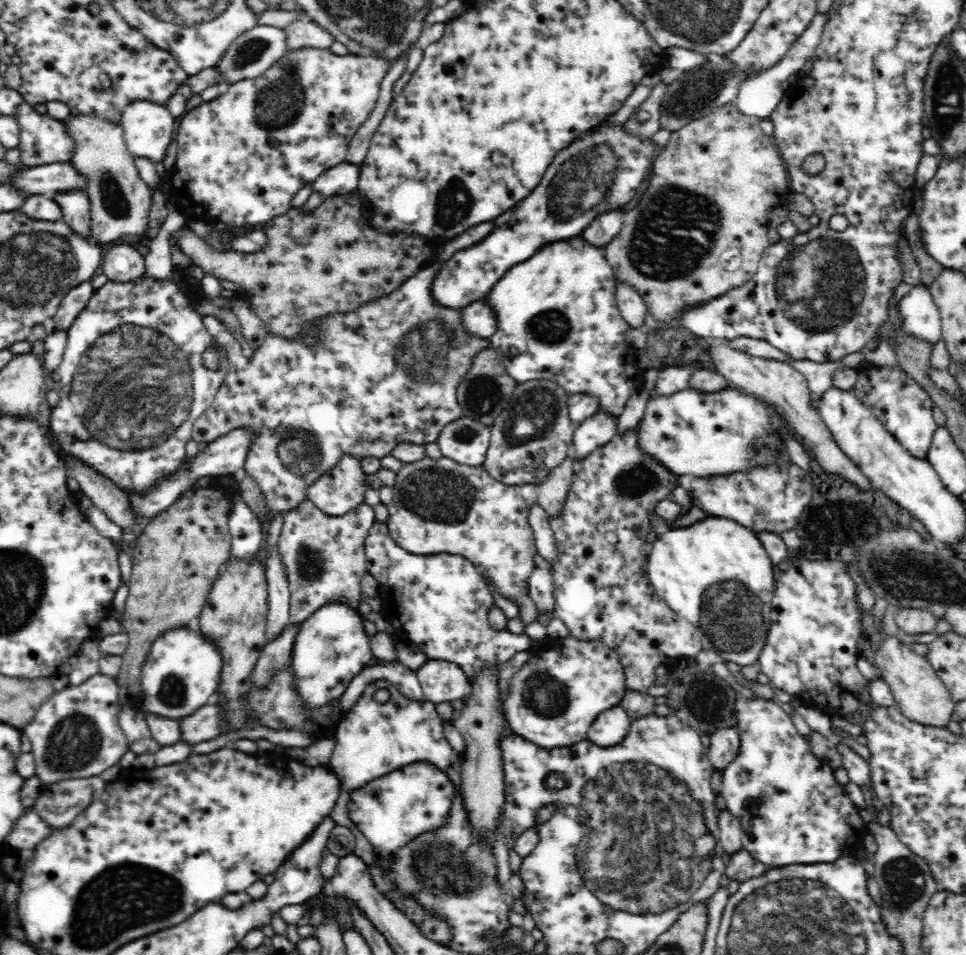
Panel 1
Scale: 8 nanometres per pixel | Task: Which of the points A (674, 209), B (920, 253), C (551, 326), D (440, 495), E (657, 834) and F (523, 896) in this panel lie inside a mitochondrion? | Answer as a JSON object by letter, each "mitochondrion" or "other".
{"A":"mitochondrion","B":"other","C":"mitochondrion","D":"mitochondrion","E":"mitochondrion","F":"other"}

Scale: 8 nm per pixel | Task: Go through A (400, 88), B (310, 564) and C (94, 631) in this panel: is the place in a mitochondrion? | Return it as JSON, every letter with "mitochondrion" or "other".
{"A":"other","B":"mitochondrion","C":"other"}

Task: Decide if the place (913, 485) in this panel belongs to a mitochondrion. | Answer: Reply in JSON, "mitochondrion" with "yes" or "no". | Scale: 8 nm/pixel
{"mitochondrion":"no"}

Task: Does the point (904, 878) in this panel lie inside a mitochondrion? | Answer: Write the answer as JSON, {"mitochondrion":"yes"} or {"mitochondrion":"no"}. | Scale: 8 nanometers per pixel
{"mitochondrion":"yes"}

